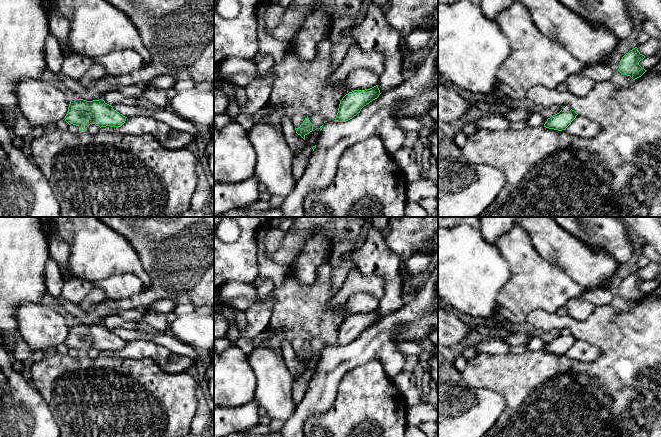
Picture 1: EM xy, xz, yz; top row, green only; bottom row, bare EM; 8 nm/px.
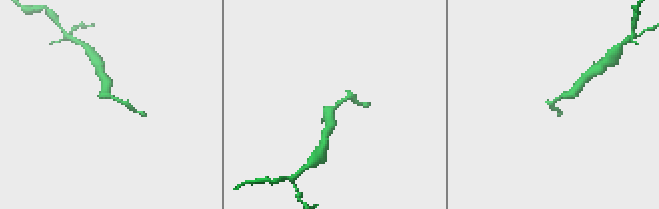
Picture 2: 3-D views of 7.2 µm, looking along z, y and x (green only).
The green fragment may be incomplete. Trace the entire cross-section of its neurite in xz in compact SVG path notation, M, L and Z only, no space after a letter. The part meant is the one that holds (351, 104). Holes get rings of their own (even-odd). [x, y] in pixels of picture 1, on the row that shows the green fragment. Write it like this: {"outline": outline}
{"outline": "M378 85L365 90L354 90L340 101L335 122L346 122L356 116L361 109L380 95Z"}

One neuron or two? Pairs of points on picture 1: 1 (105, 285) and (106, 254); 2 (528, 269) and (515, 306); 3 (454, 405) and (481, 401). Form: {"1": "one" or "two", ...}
{"1": "two", "2": "one", "3": "one"}

